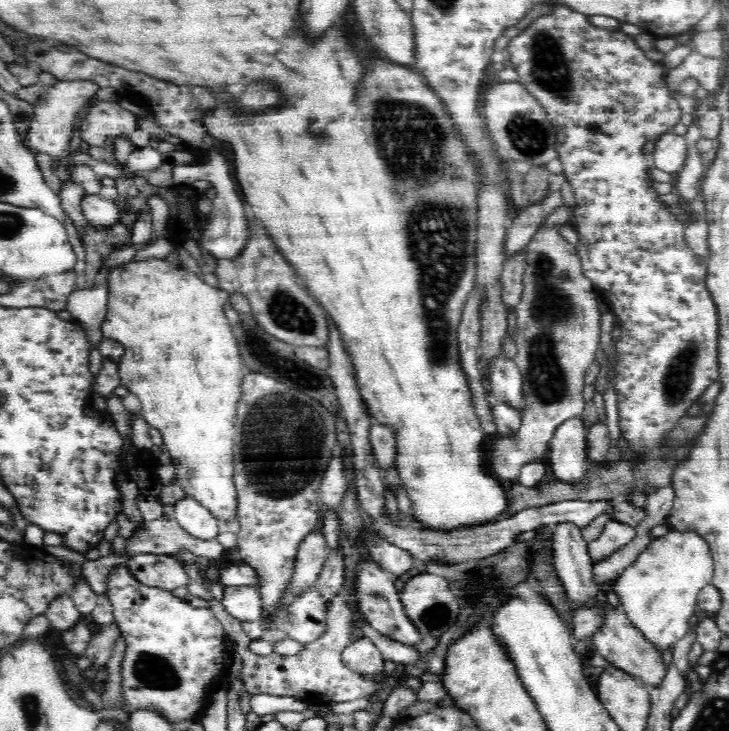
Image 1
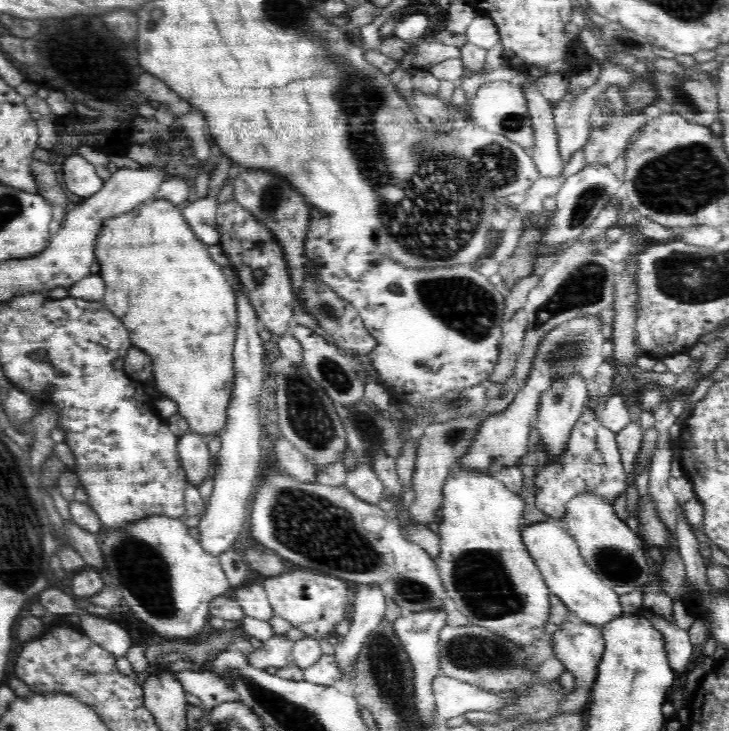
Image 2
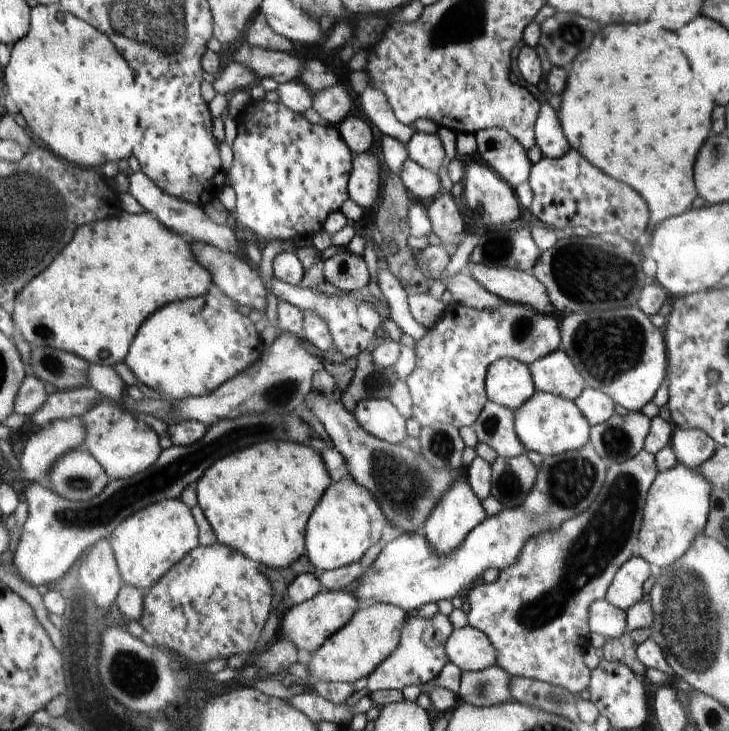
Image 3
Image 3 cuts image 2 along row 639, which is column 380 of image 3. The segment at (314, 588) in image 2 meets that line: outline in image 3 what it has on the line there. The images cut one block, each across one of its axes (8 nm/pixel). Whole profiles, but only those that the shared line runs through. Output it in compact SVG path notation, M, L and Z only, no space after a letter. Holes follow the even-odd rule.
M273 276L270 280L270 290L278 300L289 302L292 306L296 306L300 310L310 310L316 312L328 326L331 331L331 336L334 342L334 348L344 356L350 359L360 354L360 351L368 348L368 344L374 338L374 332L378 330L383 318L380 318L378 310L374 308L374 304L362 302L358 300L357 295L353 293L352 296L326 296L320 294L318 290L310 290L310 288L303 288L299 285L291 285Z

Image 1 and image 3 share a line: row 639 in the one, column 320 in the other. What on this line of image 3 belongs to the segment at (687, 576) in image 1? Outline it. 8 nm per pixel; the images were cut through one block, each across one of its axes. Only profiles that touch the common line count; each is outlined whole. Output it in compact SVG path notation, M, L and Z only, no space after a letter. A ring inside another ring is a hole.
M386 603L359 608L355 616L338 633L324 642L318 653L312 654L312 658L306 663L310 672L307 685L313 686L316 680L354 683L360 678L369 678L369 674L400 644L400 629L406 622L406 614L402 609L403 607Z

